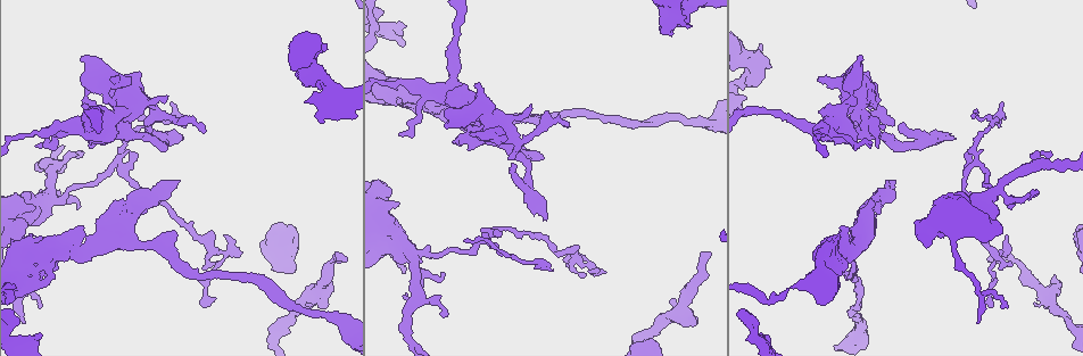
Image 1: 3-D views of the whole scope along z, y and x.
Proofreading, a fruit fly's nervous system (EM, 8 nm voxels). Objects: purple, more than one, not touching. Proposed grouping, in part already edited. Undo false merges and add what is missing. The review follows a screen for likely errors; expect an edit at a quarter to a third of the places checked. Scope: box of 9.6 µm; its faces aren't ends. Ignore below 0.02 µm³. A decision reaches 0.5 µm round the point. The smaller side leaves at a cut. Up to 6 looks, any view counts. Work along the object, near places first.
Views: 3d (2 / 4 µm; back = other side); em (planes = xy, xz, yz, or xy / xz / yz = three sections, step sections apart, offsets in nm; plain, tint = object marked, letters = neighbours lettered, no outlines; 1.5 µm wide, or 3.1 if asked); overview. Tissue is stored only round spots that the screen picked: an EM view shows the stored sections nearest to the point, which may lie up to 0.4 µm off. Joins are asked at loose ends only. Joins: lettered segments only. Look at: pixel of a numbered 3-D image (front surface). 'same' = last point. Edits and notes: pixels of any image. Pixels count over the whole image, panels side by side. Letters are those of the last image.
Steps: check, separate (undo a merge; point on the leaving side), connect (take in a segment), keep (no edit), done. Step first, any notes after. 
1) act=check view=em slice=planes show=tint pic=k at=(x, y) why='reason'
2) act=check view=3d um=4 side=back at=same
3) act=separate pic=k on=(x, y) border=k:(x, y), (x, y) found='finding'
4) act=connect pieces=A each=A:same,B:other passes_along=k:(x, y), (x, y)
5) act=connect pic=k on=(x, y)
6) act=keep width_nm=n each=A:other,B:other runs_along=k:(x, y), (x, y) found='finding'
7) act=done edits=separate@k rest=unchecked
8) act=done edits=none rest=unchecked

act=check view=em slice=xz step=8 show=tint pic=1 at=(1012, 264) why='an open end'

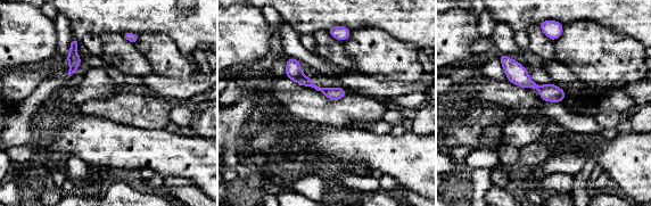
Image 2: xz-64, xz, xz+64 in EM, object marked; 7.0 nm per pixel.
act=check view=em slice=planes show=letters at=same

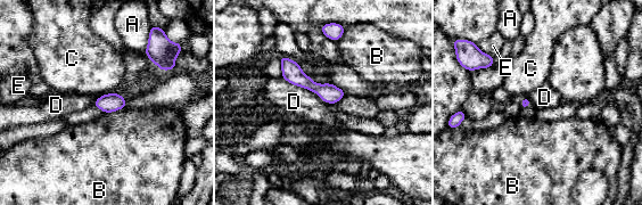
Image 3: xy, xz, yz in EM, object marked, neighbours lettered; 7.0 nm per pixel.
act=keep longest_contact=D:460nm each=A:other,B:other,C:other,D:other,E:other runs_along=3:(284, 59), (307, 83), (340, 93) found='no lettered segment goes on from it'

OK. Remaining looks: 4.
act=check view=em slice=yz step=4 show=letters pic=1 at=(1068, 319) why='narrows sharply'

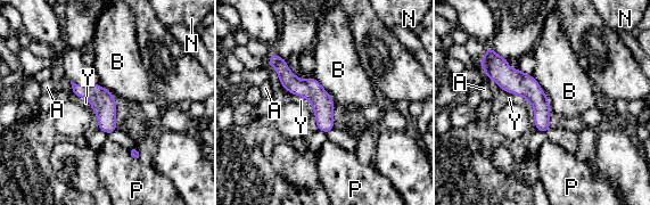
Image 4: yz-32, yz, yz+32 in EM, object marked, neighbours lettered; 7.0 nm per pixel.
act=check view=em slice=planes show=letters at=same why='another direction'

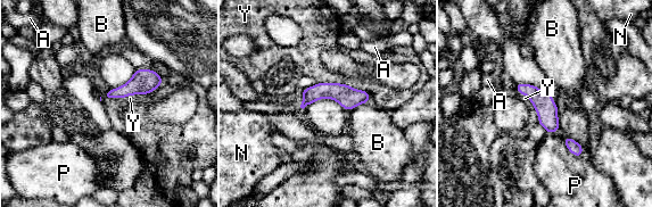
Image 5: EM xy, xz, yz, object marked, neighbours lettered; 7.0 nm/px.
act=keep longest_contact=Y:280nm each=A:other,B:other,N:other,P:other,Y:other found='continuous, no second neuron'

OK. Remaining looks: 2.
act=done edits=none rest=unchecked

